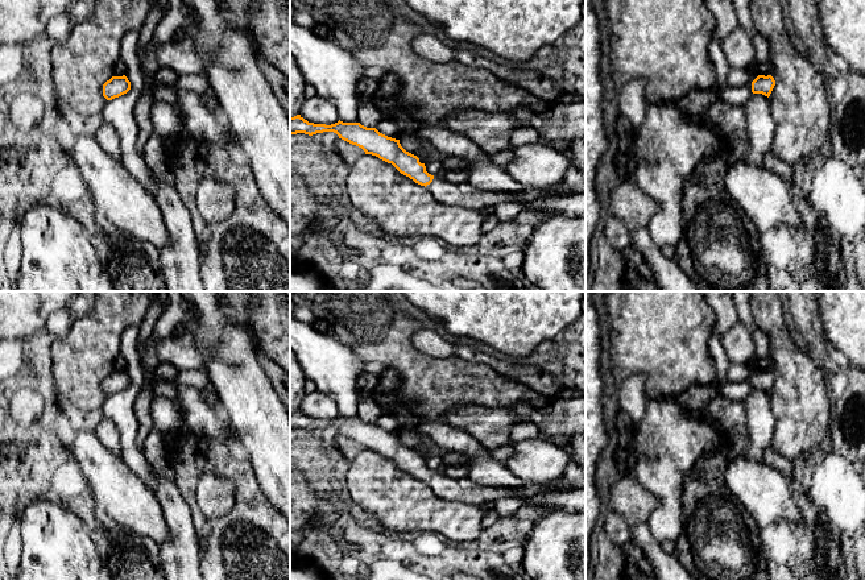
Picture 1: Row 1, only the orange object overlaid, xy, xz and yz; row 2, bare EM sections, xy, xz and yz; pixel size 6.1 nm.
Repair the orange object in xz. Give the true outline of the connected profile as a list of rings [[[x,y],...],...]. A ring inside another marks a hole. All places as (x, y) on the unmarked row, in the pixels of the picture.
[[[301,410],[290,413],[290,430],[305,428],[313,431],[323,427],[334,427],[339,434],[361,443],[365,450],[376,451],[392,459],[401,469],[425,481],[440,498],[483,506],[500,498],[518,497],[512,488],[479,485],[469,477],[452,478],[438,471],[429,469],[423,455],[406,447],[401,442],[400,435],[388,432],[376,423],[340,415],[331,420],[314,419],[305,415]]]

